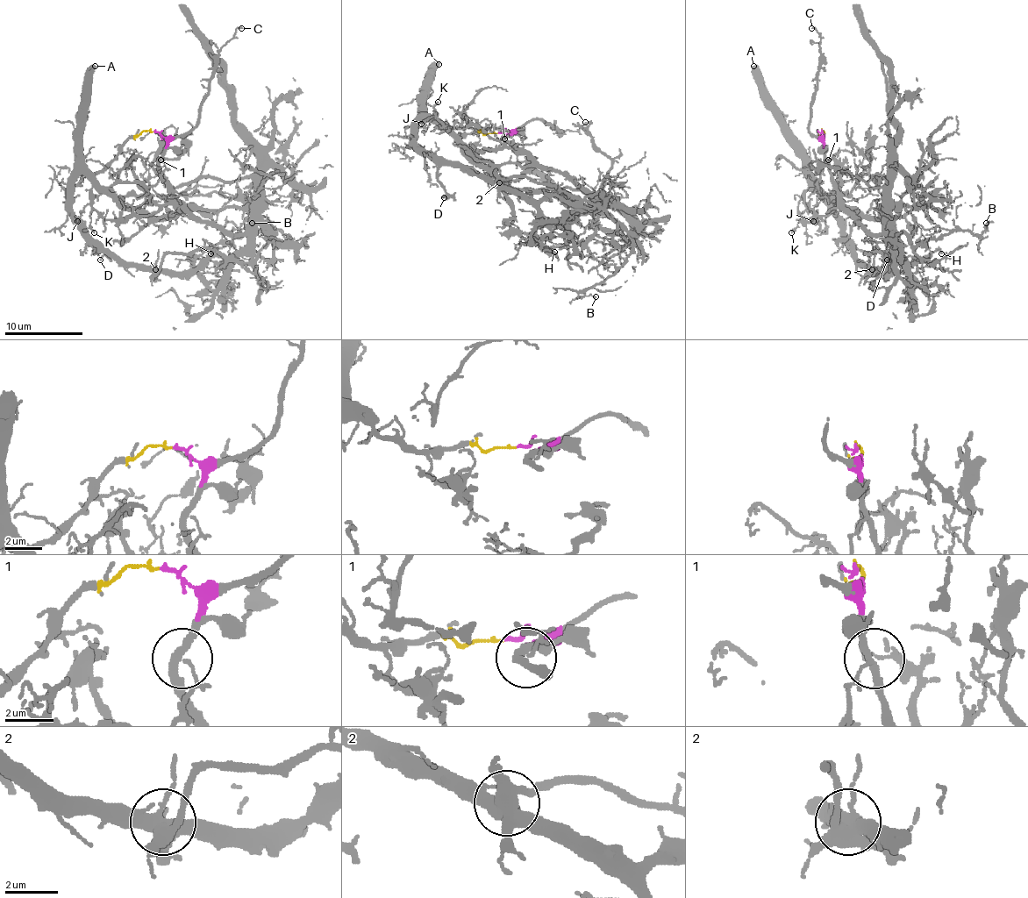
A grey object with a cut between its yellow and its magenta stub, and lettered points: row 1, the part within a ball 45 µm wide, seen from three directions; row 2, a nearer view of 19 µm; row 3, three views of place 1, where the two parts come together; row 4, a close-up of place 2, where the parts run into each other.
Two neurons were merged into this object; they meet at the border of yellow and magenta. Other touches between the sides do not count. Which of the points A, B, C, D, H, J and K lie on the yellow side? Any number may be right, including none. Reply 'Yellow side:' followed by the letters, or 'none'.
Yellow side: A, D, H, J, K

